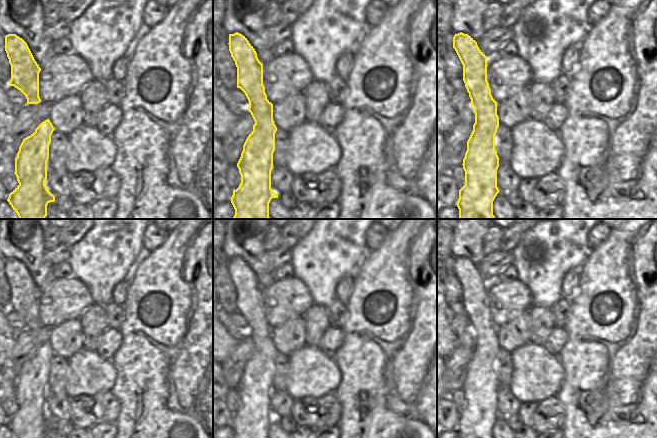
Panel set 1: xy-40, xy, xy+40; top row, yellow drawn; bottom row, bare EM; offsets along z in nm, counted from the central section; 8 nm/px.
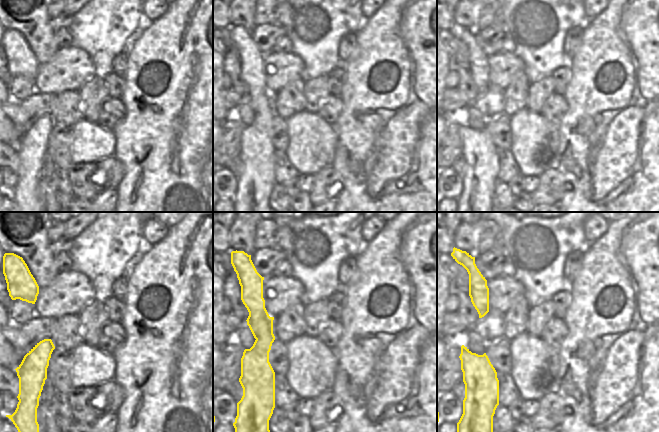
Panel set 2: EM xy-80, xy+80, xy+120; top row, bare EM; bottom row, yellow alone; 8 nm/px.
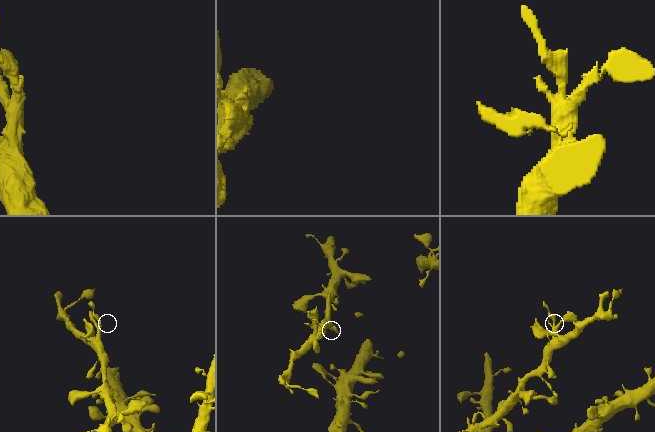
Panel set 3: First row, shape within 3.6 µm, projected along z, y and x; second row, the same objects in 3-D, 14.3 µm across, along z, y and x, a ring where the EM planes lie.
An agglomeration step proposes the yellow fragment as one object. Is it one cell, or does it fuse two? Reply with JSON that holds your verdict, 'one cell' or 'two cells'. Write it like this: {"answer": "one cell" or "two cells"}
{"answer": "two cells"}

